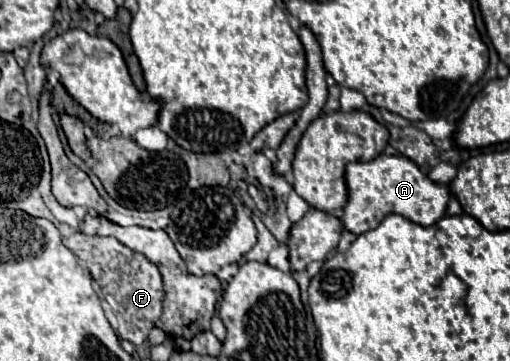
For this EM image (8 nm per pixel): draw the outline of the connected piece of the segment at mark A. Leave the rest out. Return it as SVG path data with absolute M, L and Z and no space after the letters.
M380 155L366 163L350 163L346 167L346 183L348 203L340 221L346 231L354 231L356 235L378 227L388 215L402 215L424 227L434 225L444 217L450 199L448 185L434 183L412 159L404 155Z

